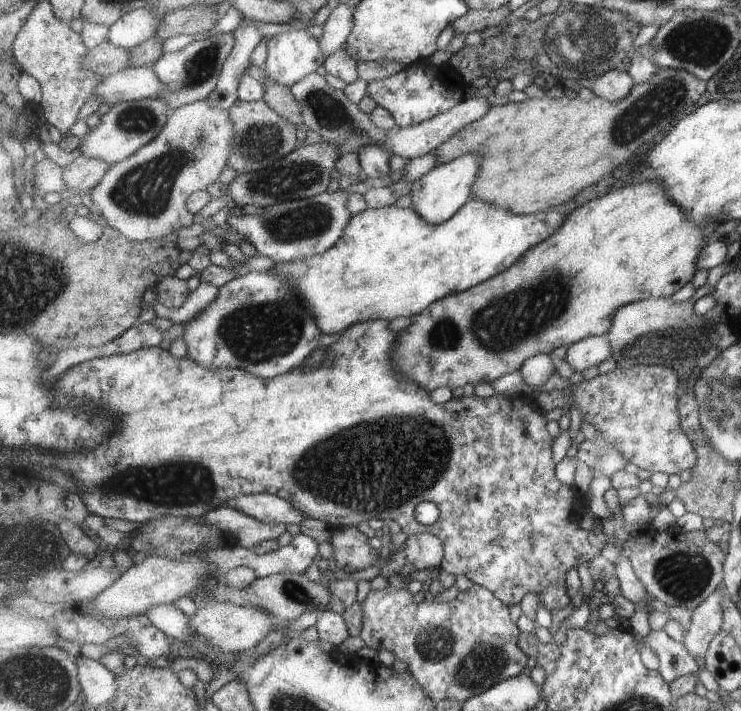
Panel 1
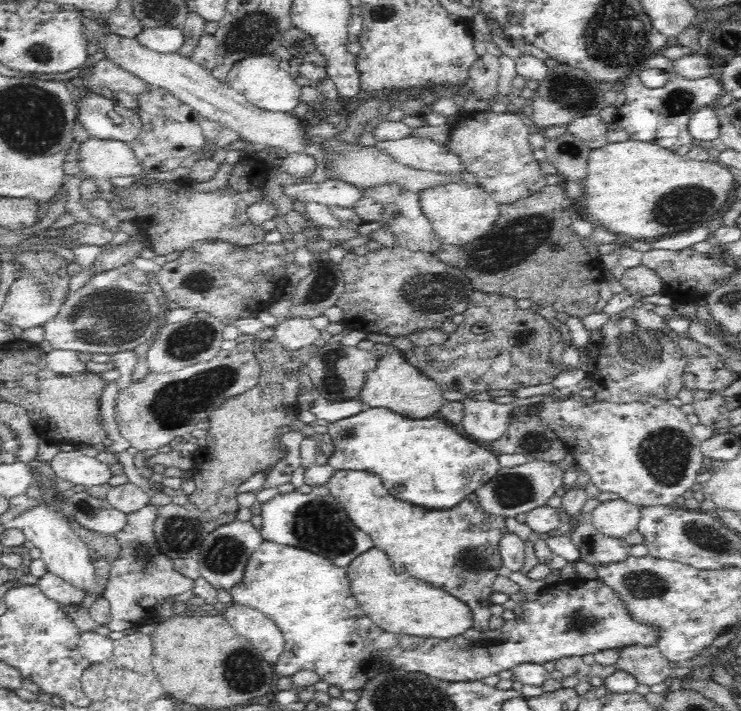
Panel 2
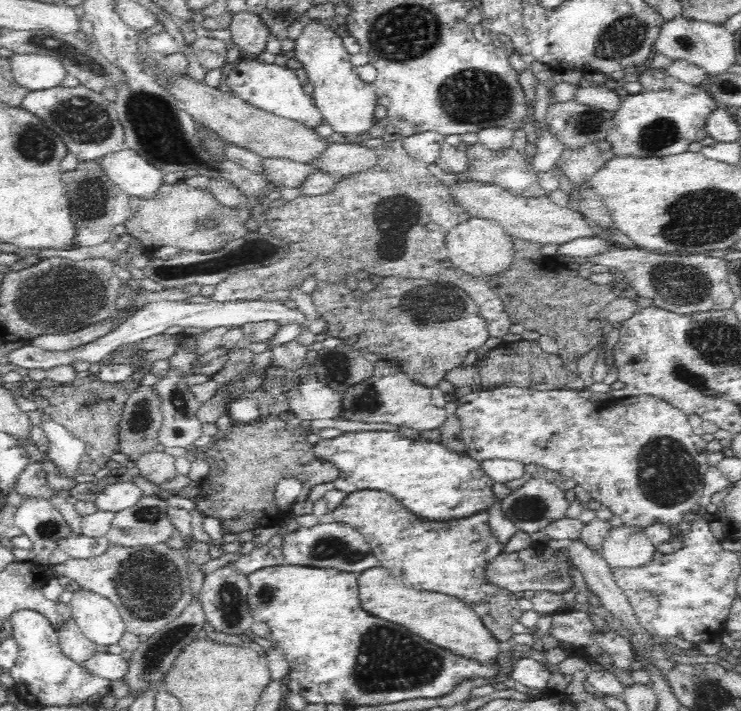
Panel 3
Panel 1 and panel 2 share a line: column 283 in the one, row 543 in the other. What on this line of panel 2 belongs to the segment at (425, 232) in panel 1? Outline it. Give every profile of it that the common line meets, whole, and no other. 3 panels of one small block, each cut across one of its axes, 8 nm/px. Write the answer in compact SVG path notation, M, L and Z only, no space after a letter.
M263 541L249 559L244 580L231 588L230 593L234 601L266 615L283 632L284 652L273 665L277 678L292 676L300 670L312 670L320 676L319 680L340 688L341 692L356 690L360 693L360 690L366 688L368 680L384 672L384 666L388 673L416 670L447 683L469 683L498 674L502 670L512 670L524 662L542 665L550 660L557 661L567 656L581 657L608 648L649 647L658 640L654 627L634 623L614 591L606 587L606 584L599 583L599 580L577 580L544 588L539 592L537 600L523 599L518 602L523 609L521 617L505 621L496 630L480 631L472 626L458 636L434 638L382 632L354 598L347 570L335 566L326 557L295 546Z

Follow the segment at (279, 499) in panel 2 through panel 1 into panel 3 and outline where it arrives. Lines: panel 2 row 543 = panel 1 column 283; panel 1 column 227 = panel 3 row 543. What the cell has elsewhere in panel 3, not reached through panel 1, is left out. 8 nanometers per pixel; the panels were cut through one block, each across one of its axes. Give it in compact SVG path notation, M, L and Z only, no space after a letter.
M318 523L313 527L298 527L294 532L284 536L282 543L286 565L306 566L312 568L334 569L356 576L370 568L379 567L376 555L370 545L356 528L344 523Z

